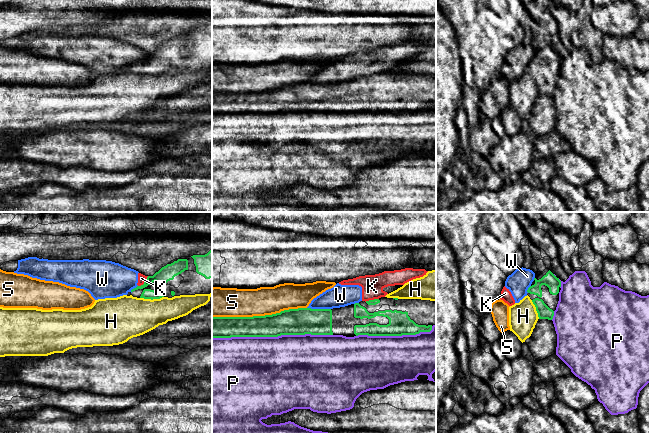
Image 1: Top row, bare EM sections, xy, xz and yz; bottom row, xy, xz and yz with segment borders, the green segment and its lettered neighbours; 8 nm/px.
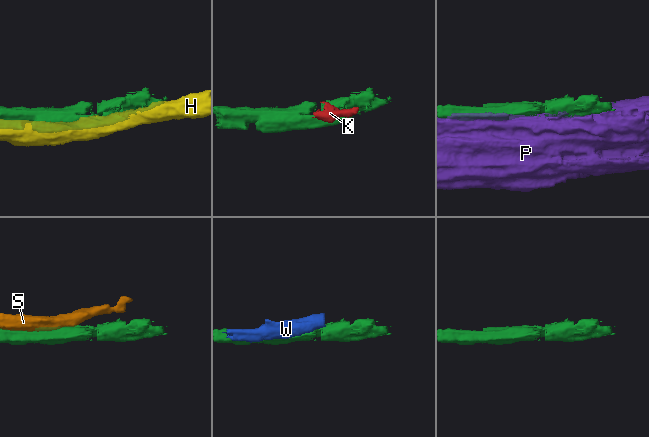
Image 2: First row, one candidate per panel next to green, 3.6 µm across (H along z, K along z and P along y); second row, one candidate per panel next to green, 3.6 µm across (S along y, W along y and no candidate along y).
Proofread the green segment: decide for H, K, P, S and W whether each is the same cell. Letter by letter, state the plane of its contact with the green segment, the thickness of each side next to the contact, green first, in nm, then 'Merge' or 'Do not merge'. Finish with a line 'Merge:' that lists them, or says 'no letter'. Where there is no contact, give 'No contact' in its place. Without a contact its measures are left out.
H: Touches green in xy. Thickness 80 nm (green) against 340 nm. Do not merge
K: Touches green in xy. Thickness 120 nm (green) against 60 nm. Do not merge
P: Touches green in xz. Thickness 220 nm (green) against 500 nm. Do not merge
S: Touches green in xz. Thickness 200 nm (green) against 240 nm. Do not merge
W: Touches green in xz. Thickness 220 nm (green) against 180 nm. Do not merge
Merge: no letter

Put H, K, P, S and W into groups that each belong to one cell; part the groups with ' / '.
H / K W / P / S

